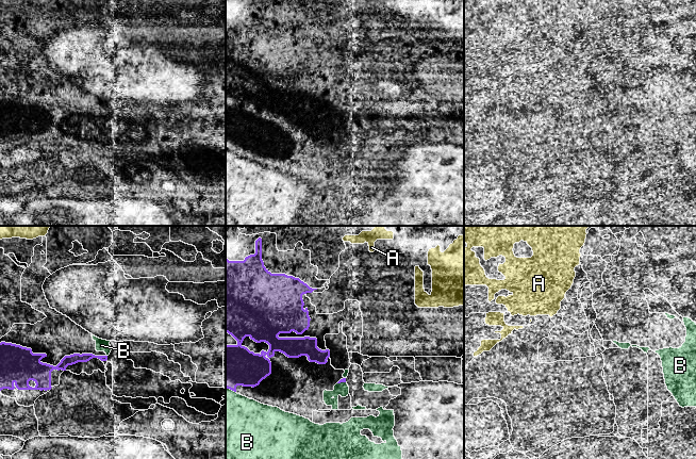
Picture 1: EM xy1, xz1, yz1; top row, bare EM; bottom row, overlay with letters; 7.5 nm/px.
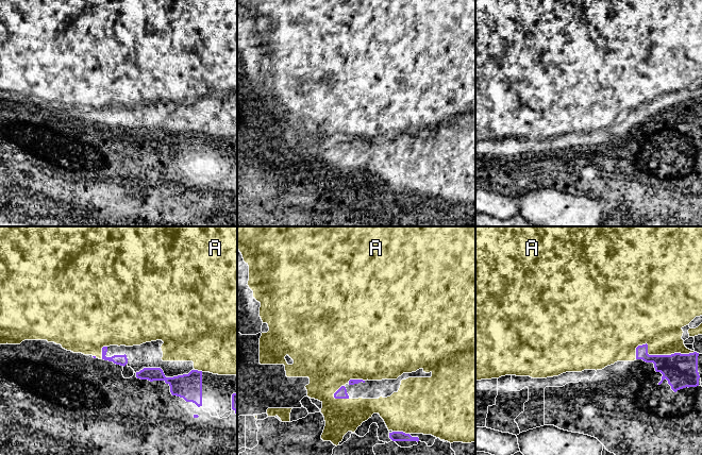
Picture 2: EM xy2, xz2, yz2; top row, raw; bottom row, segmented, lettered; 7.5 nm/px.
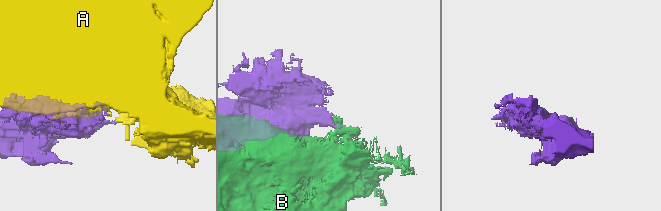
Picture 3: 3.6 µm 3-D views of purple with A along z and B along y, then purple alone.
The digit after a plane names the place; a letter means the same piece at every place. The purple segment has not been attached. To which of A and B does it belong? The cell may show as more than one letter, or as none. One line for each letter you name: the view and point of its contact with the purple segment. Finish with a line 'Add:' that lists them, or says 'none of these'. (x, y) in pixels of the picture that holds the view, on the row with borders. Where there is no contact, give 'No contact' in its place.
Add: none of these

